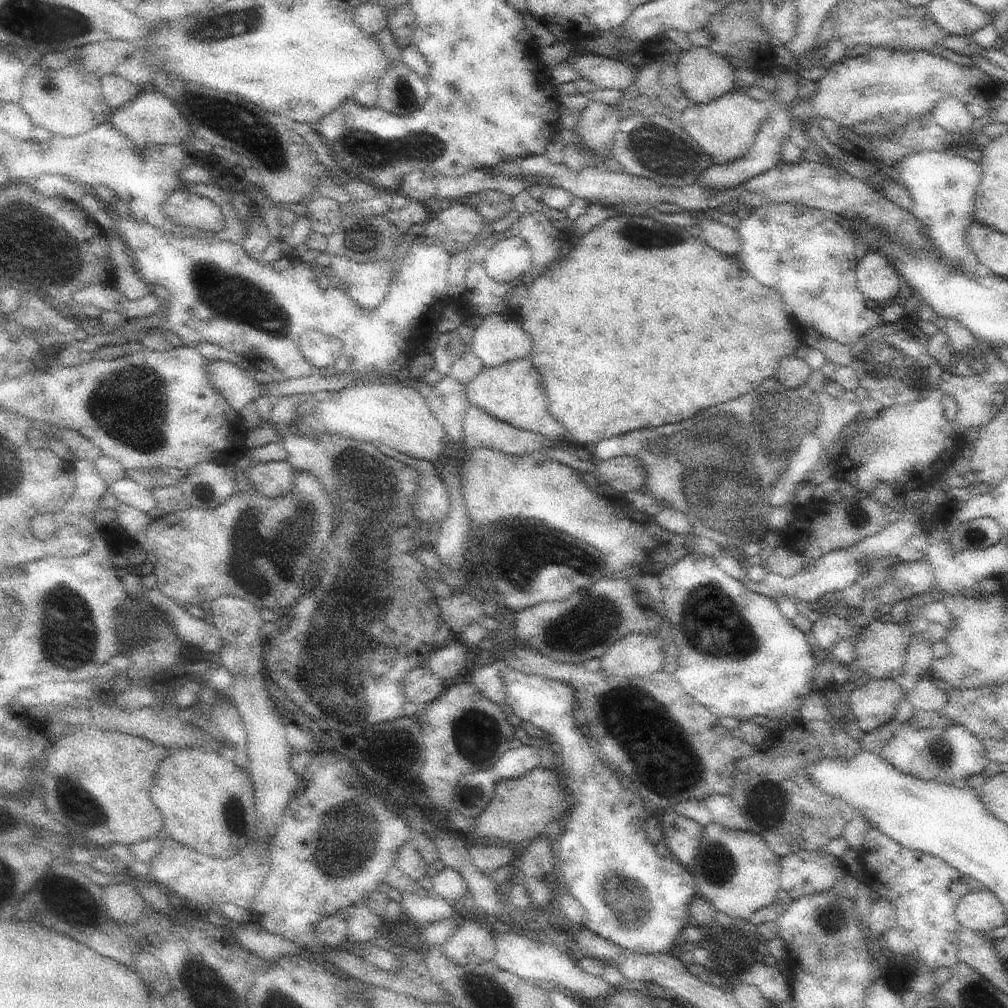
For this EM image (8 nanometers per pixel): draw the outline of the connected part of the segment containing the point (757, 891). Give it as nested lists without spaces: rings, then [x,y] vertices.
[[[715,821],[702,830],[702,846],[692,870],[698,892],[716,910],[750,921],[758,910],[772,904],[781,890],[781,857],[753,831],[726,828]]]

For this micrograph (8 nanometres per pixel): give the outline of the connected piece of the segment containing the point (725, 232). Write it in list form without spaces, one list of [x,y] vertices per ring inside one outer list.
[[[708,215],[701,218],[695,226],[700,228],[701,238],[704,238],[705,242],[716,250],[730,256],[736,256],[742,250],[742,240],[737,230],[710,219]]]

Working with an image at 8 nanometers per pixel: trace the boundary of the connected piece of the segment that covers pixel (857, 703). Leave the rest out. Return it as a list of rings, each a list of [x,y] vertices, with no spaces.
[[[870,679],[857,684],[846,698],[858,728],[873,732],[895,718],[906,692],[896,679]]]

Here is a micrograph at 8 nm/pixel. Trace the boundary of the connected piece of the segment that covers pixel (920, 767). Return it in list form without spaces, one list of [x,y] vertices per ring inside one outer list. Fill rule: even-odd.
[[[906,722],[896,728],[894,736],[882,748],[881,756],[904,774],[946,785],[965,783],[972,776],[981,774],[990,764],[983,742],[966,728],[956,724],[912,728],[909,722]]]

